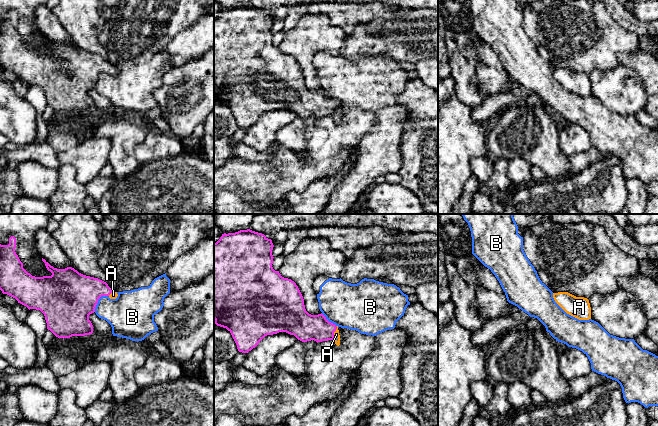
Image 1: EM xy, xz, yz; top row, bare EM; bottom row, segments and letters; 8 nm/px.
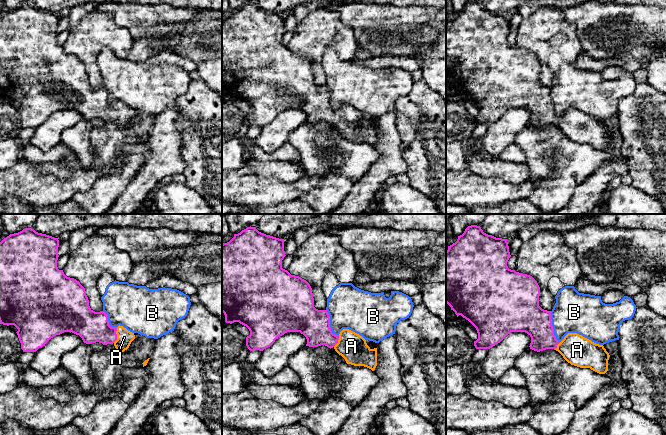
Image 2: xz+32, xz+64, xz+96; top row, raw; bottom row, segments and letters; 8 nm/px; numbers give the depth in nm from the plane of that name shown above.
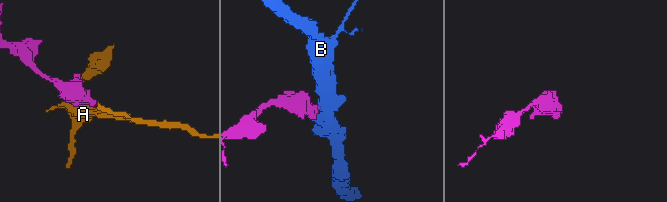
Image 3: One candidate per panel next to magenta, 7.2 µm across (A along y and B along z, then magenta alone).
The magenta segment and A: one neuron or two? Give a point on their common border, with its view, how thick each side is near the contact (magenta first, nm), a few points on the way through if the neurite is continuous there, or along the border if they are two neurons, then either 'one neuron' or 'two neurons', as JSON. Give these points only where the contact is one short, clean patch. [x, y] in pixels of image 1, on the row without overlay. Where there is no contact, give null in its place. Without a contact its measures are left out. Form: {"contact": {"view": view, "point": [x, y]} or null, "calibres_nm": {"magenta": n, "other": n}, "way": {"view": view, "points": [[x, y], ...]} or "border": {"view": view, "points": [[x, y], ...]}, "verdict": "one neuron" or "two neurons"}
{"contact": {"view": "xz", "point": [333, 109]}, "calibres_nm": {"magenta": 220, "other": 50}, "way": {"view": "xz", "points": [[305, 103], [317, 103], [333, 109], [336, 110]]}, "verdict": "one neuron"}

